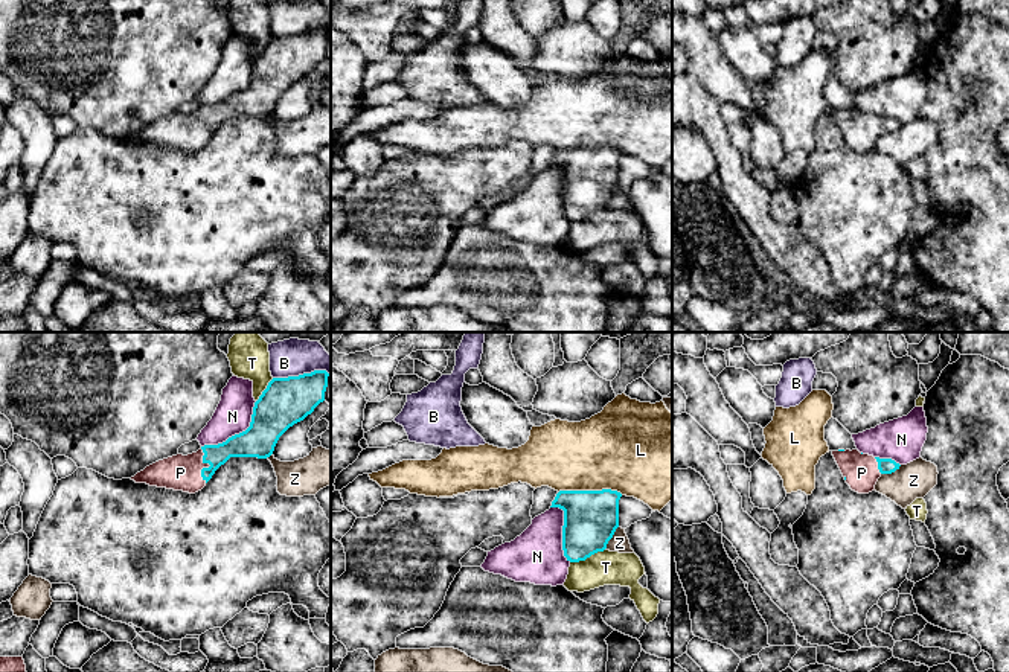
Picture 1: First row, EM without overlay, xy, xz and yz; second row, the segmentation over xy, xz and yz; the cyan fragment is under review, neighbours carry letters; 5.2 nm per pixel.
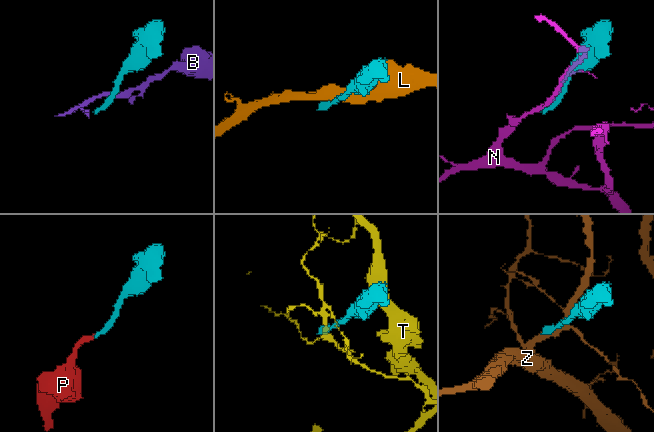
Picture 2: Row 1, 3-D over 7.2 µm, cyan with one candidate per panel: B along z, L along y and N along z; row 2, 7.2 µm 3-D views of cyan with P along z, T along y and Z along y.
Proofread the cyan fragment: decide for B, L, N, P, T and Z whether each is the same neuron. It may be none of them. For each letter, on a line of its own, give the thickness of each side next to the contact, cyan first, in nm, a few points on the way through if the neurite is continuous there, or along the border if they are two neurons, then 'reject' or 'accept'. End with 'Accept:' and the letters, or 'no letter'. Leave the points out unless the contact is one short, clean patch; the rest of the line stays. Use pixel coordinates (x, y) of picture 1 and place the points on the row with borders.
B: 260 nm thick on the cyan side, 200 nm on the other; border along xy (328, 372), (311, 371), (273, 378); reject
L: 280 nm thick on the cyan side, 420 nm on the other; reject
N: 220 nm thick on the cyan side, 190 nm on the other; reject
P: 140 nm thick on the cyan side, 190 nm on the other; runs through xy (249, 444), (227, 448), (209, 467), (180, 473); accept
T: 280 nm thick on the cyan side, 180 nm on the other; reject
Z: 280 nm thick on the cyan side, 100 nm on the other; reject
Accept: P

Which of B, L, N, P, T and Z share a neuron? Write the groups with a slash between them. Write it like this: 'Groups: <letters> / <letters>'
Groups: B / L / N / P / T / Z

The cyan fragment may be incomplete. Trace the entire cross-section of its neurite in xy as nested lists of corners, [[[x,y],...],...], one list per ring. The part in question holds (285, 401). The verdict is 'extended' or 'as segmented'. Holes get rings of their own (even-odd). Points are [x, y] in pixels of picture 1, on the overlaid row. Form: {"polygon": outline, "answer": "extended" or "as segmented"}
{"polygon": [[[314,370],[299,376],[273,378],[255,402],[245,431],[223,443],[204,445],[197,453],[159,460],[131,480],[195,494],[230,457],[270,457],[279,437],[325,401],[328,376],[326,370]]], "answer": "extended"}

